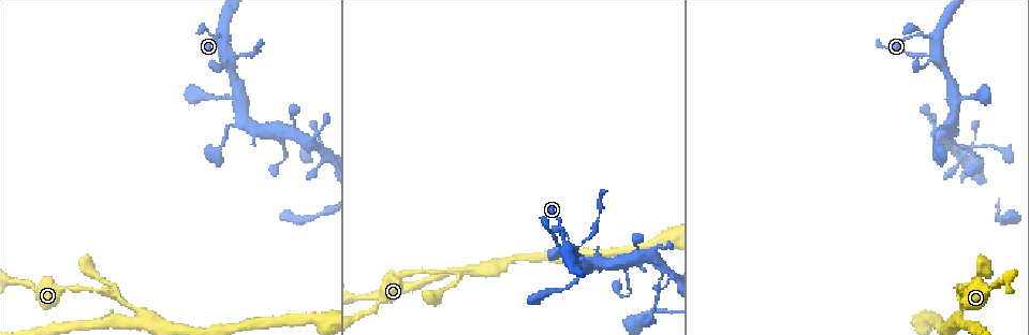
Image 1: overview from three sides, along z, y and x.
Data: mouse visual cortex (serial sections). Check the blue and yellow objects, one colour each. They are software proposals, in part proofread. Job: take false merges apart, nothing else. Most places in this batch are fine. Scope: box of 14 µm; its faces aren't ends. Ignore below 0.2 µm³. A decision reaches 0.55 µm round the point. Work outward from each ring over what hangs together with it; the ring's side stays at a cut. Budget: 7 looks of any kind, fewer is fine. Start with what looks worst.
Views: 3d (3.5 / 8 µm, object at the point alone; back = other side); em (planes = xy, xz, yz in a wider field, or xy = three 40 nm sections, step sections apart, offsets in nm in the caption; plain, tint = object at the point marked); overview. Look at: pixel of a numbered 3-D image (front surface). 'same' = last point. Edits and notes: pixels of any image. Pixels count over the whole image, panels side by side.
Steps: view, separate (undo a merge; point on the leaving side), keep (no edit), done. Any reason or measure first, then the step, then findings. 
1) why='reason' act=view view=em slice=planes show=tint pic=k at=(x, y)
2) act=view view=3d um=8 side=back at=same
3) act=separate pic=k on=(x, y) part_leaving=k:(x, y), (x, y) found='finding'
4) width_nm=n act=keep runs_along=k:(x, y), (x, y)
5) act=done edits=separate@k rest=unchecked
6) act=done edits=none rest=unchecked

why='side arm on a straight run' act=view view=3d um=3.5 pic=1 at=(446, 273)

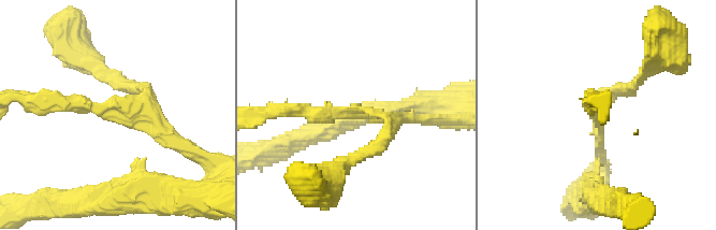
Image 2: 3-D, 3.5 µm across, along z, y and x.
why='shape alone is not enough' act=view view=em slice=xy step=5 show=tint pic=2 at=(356, 115)

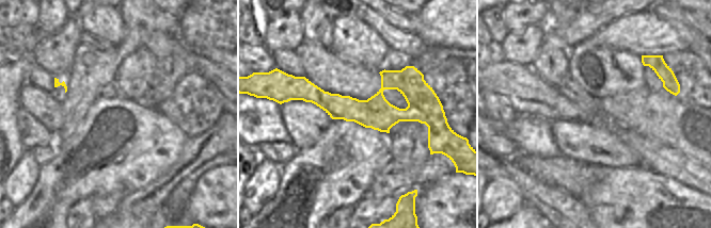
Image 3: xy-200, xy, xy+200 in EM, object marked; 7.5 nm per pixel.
act=view view=em slice=xy step=3 show=tint at=same

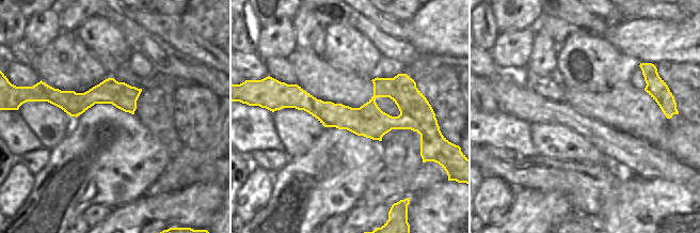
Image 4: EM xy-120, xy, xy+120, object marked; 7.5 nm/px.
width_nm=240 act=keep runs_along=2:(48, 103), (154, 119), (180, 142) found='all the same cell'

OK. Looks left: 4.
why='three-way junction' act=view view=3d um=3.5 pic=1 at=(143, 315)

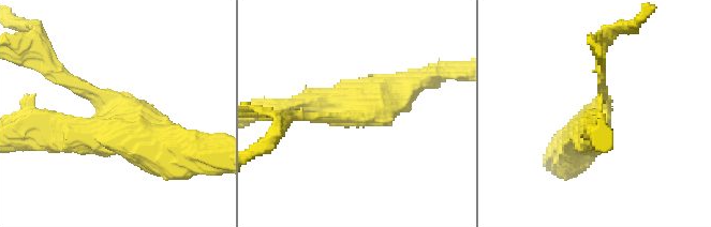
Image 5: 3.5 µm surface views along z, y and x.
arms=3 arm_widths_nm=150,350,600 why='need the tissue' act=view view=em slice=xy step=1 show=tint pic=5 at=(119, 117)

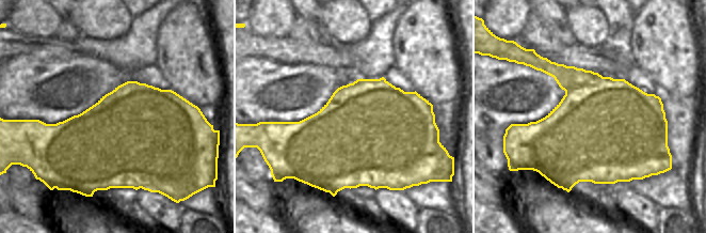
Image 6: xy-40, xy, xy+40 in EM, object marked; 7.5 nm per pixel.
act=keep found='all the same cell'

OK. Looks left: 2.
why='arms part here' act=view view=em slice=planes show=tint pic=1 at=(595, 263)

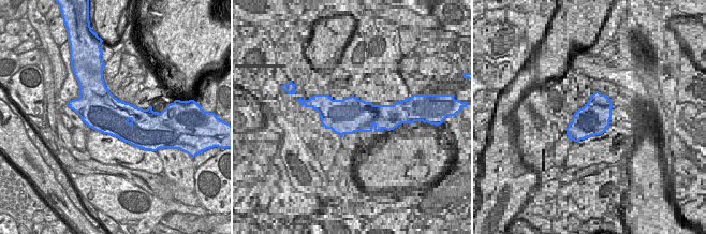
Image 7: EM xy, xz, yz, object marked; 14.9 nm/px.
act=view view=3d um=3.5 at=same

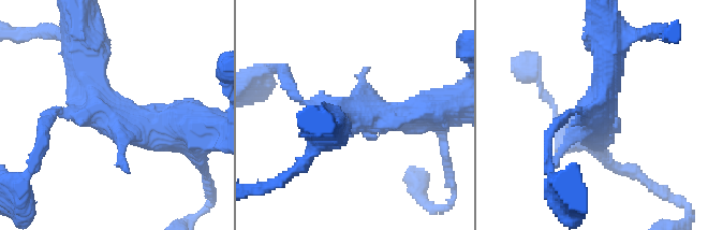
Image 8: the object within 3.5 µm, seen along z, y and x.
act=keep runs_along=8:(80, 42), (114, 117), (170, 128) found='one cell here'

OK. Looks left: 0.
act=done edits=none rest=unchecked

